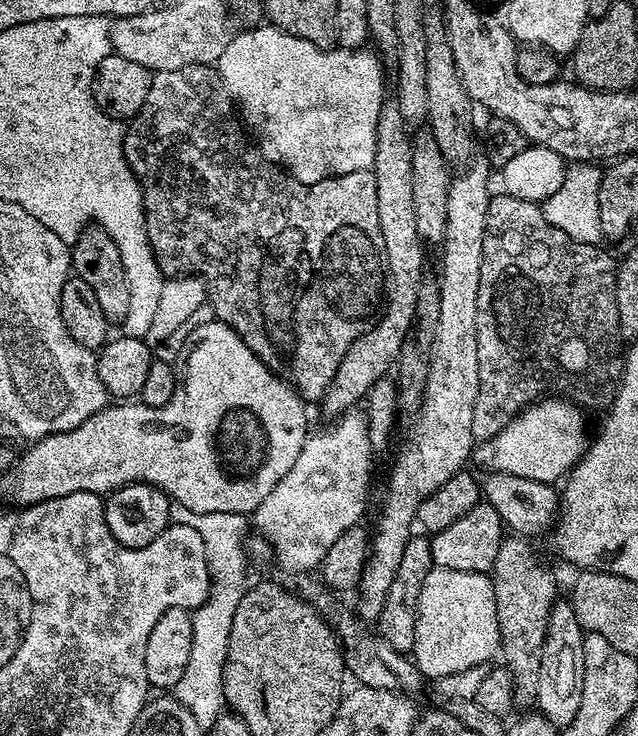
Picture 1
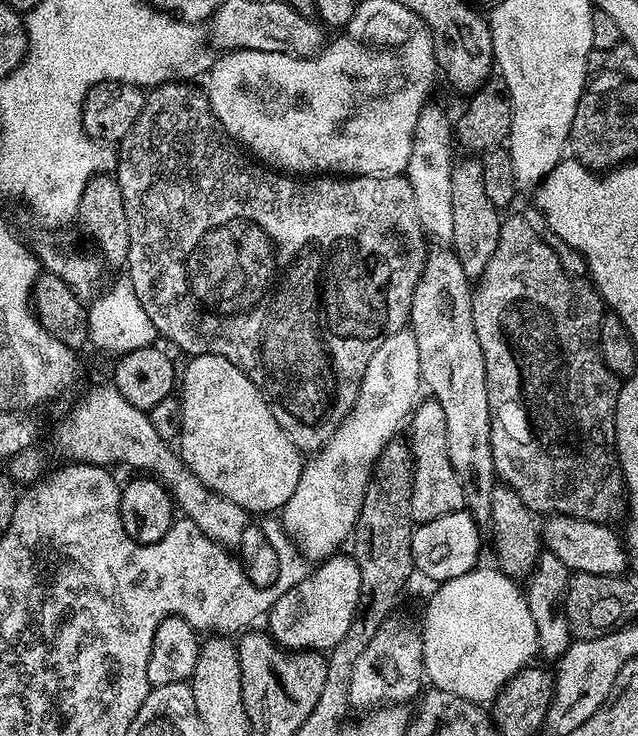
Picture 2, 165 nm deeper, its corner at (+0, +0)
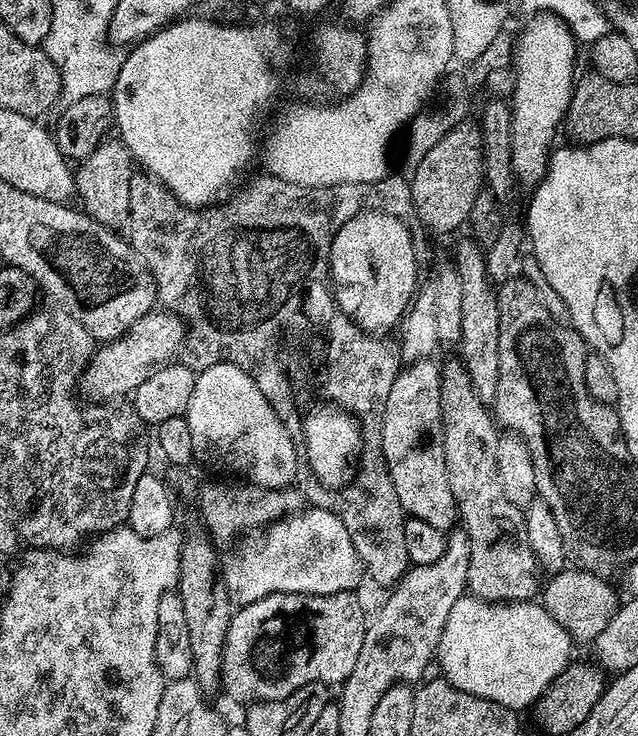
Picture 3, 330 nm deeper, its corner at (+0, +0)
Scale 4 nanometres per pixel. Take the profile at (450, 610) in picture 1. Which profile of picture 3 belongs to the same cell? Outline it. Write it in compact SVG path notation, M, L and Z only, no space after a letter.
M466 594L454 602L450 618L446 618L438 649L438 664L440 660L443 679L458 690L466 690L466 694L498 702L513 710L531 709L550 682L554 682L554 678L568 667L573 659L572 647L572 636L550 616L543 603L514 600L507 604L494 604L491 600L479 600Z

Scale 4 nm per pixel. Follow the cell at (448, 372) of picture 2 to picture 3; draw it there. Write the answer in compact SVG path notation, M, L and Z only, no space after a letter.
M454 358L442 368L440 382L440 405L444 419L444 457L446 458L446 474L450 482L450 490L456 499L456 510L459 523L464 533L470 538L470 574L467 591L479 600L491 600L494 604L507 604L514 600L531 601L532 596L541 591L542 569L536 563L534 550L530 550L530 542L526 538L523 511L502 490L502 482L498 482L498 431L497 421L486 405L479 400L474 386L467 376L467 371L459 359Z

